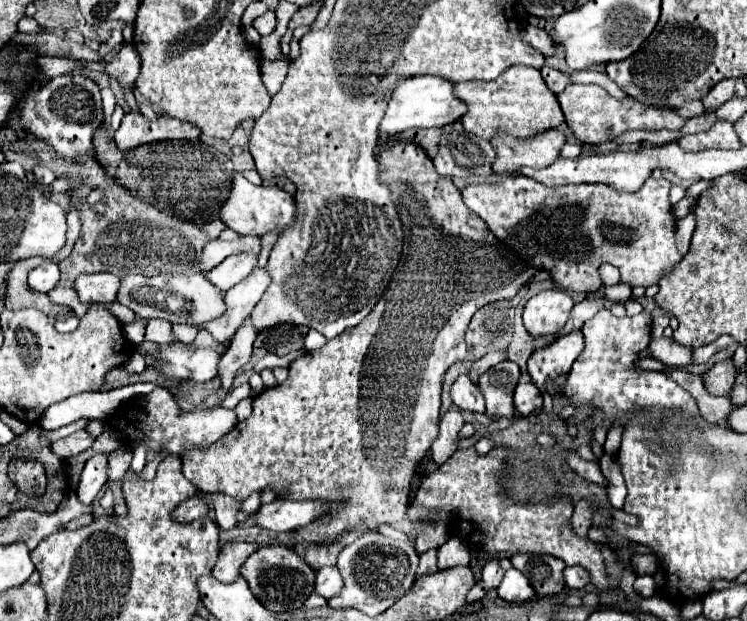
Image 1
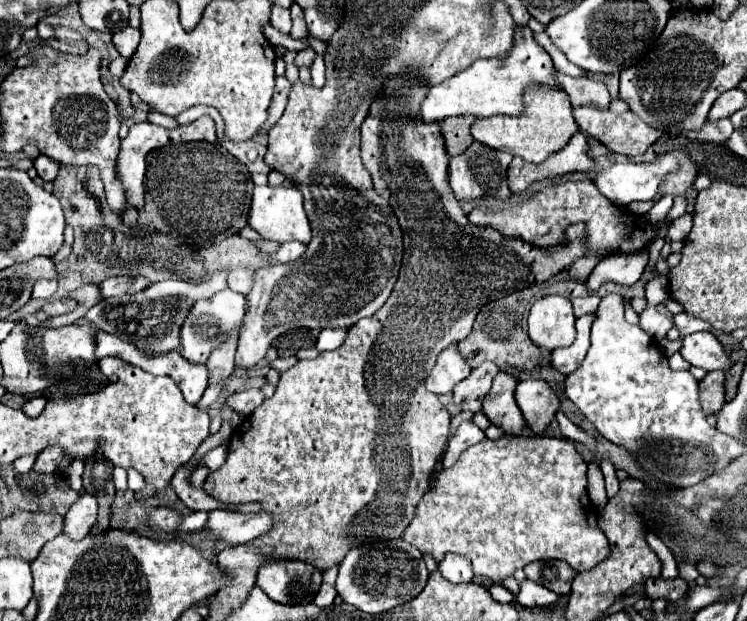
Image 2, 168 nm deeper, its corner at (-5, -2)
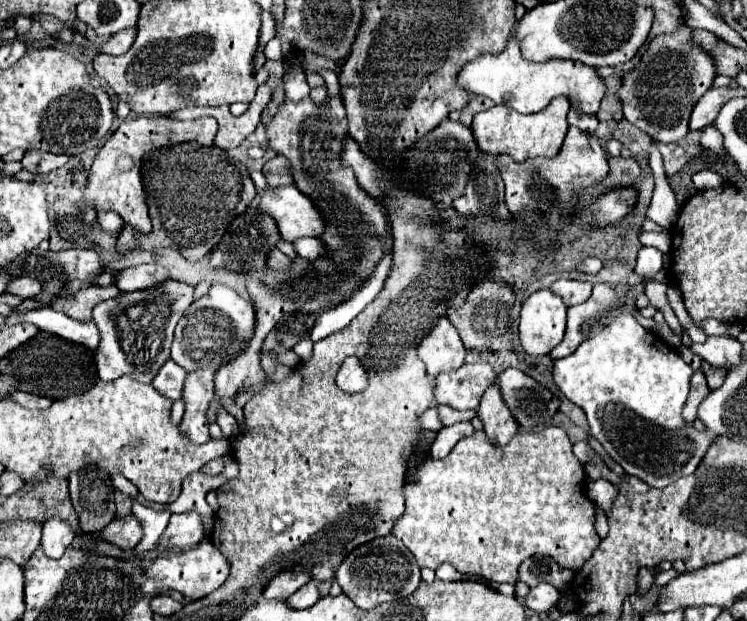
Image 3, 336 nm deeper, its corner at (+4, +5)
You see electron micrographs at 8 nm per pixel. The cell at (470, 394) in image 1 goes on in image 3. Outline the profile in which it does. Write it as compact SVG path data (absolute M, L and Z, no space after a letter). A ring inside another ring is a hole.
M439 318L429 334L423 336L423 340L417 346L419 358L425 362L427 372L431 376L437 376L441 372L453 372L459 366L463 366L465 360L465 346L449 322L449 318Z

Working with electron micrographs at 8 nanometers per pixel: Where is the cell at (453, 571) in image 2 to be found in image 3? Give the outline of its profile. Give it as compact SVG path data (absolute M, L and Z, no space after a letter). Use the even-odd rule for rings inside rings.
M439 566L439 570L437 570L437 578L439 580L445 580L445 582L453 582L453 580L461 580L463 576L453 568L453 566Z

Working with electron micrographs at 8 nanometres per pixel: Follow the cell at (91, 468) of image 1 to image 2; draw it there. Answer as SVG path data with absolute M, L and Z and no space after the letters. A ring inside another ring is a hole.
M84 491L78 497L78 501L70 507L70 511L64 515L66 517L64 533L70 535L74 541L84 539L96 521L96 505L98 505L96 495Z

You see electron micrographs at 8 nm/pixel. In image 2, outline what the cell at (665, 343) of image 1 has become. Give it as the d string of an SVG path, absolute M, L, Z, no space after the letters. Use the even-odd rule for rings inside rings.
M692 333L682 339L680 355L694 367L716 371L716 369L728 369L730 359L724 355L722 343L712 333Z

